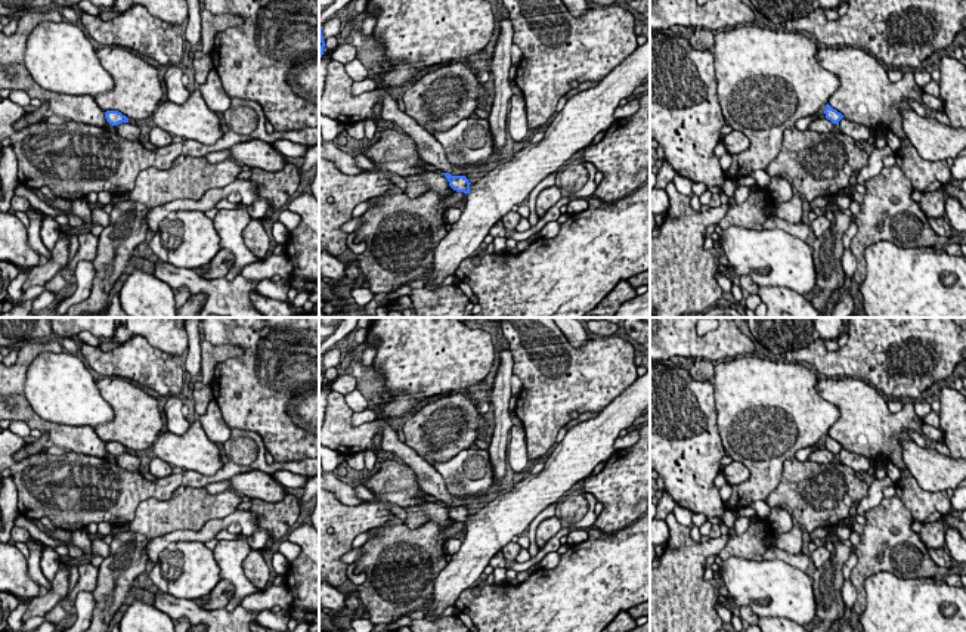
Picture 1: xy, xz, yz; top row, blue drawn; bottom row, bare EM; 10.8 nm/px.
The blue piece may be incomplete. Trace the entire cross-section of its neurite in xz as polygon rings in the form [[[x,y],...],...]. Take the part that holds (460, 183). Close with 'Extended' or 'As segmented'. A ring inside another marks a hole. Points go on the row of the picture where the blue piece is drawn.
[[[650,37],[634,53],[625,58],[610,74],[607,74],[595,87],[586,89],[570,99],[557,114],[554,121],[544,127],[544,139],[529,145],[515,154],[508,162],[499,164],[484,173],[477,183],[470,183],[465,176],[452,176],[443,173],[449,186],[456,192],[464,192],[465,207],[458,221],[455,221],[448,235],[434,250],[431,273],[424,279],[440,288],[445,278],[455,275],[459,264],[471,257],[489,235],[492,226],[507,213],[518,205],[529,193],[549,174],[558,171],[567,159],[578,151],[588,148],[600,131],[606,131],[616,120],[613,114],[622,99],[629,97],[634,90],[650,81]]]. Extended

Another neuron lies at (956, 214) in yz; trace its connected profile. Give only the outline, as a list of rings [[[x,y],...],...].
[[[945,198],[945,214],[956,235],[966,232],[966,210],[962,208],[959,199]]]

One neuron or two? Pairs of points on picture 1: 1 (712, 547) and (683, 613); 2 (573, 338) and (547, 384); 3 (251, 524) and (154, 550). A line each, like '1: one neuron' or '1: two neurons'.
1: one neuron
2: two neurons
3: one neuron

